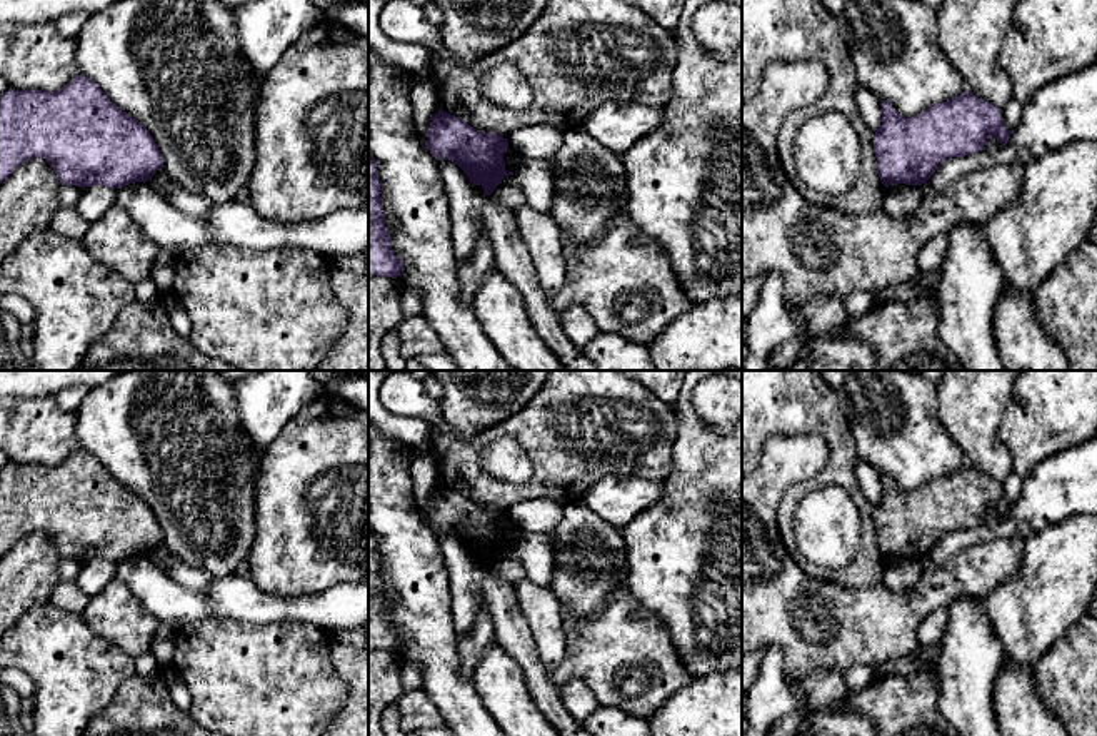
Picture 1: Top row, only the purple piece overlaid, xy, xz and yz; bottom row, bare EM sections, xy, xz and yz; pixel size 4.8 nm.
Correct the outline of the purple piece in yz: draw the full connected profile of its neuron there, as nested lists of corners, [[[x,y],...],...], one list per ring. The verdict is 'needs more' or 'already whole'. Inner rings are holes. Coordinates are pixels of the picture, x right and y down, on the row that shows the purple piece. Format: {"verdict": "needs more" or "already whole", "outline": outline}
{"verdict": "already whole", "outline": [[[969,90],[952,100],[935,103],[912,118],[902,117],[887,100],[880,100],[880,107],[882,125],[875,129],[874,154],[877,174],[885,187],[922,185],[944,160],[982,152],[990,135],[1005,145],[1012,132],[1004,127],[1002,108]]]}

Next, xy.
{"verdict": "already whole", "outline": [[[83,73],[58,92],[8,88],[0,95],[0,184],[35,157],[45,159],[53,167],[62,185],[82,189],[90,185],[122,189],[150,180],[163,167],[150,132]]]}

